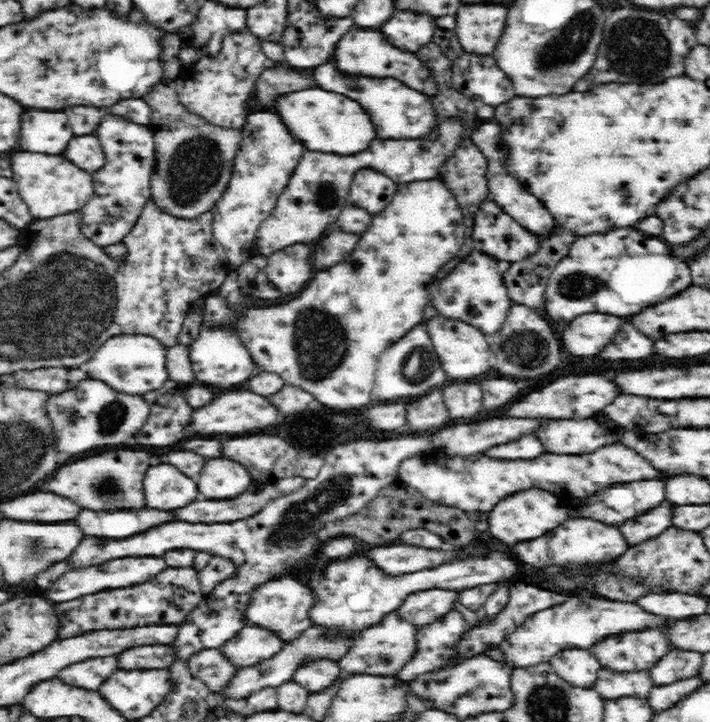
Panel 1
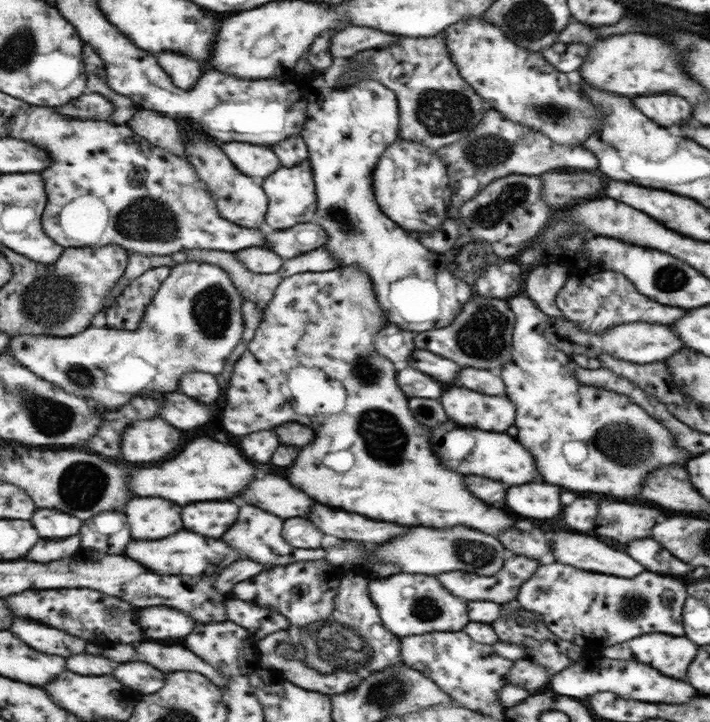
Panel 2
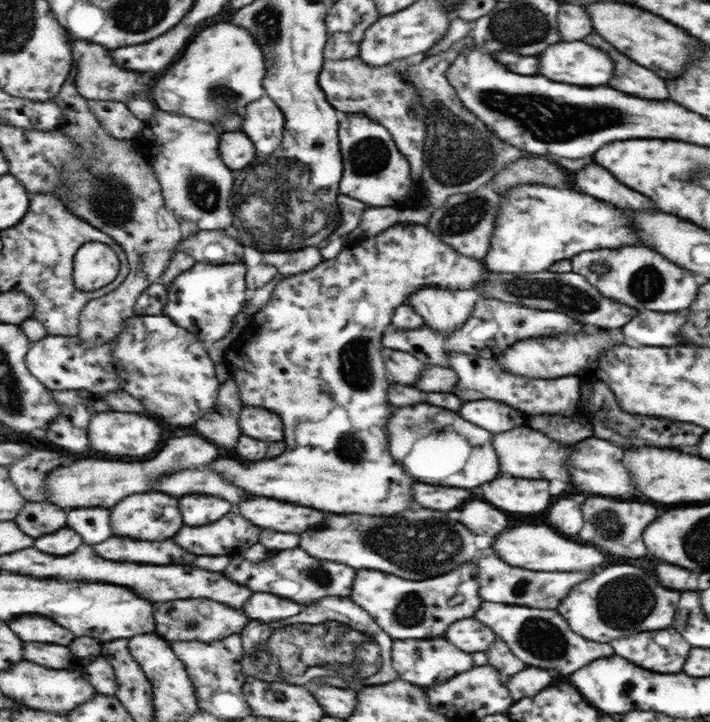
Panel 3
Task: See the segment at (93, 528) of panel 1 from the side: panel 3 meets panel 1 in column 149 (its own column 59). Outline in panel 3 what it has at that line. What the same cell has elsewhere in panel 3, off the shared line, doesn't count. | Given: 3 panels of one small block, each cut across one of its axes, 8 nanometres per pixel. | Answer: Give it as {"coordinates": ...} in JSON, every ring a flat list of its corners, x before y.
{"coordinates":[[29,502,23,508,23,514,15,520,19,522,21,530,31,534,33,538,39,538,43,534,53,534,67,526,67,512,55,504,43,504,43,502]]}

